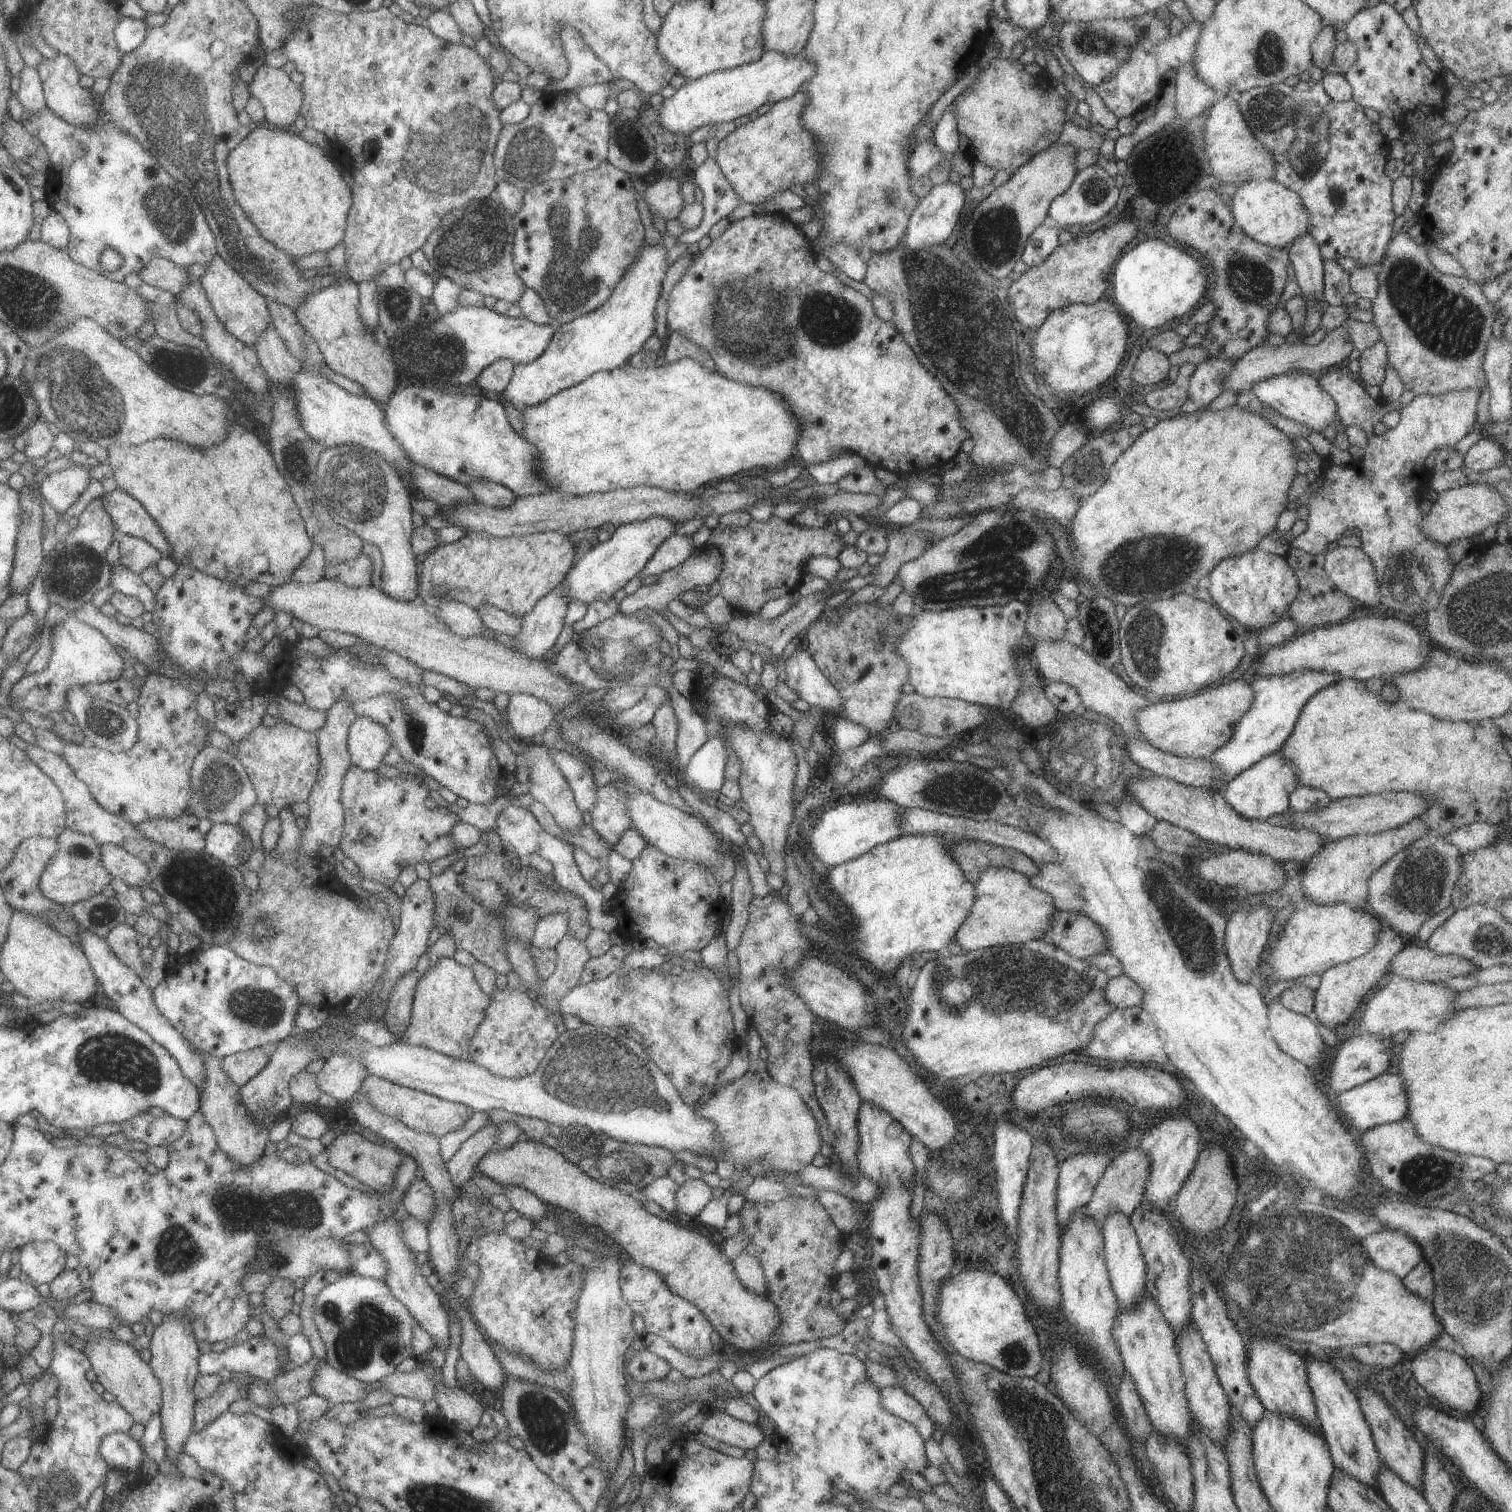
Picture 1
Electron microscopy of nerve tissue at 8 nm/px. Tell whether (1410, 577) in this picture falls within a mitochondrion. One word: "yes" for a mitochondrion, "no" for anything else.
yes

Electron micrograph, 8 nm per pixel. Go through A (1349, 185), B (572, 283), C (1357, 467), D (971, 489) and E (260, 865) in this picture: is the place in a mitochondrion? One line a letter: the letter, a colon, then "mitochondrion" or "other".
A: other
B: mitochondrion
C: other
D: mitochondrion
E: other

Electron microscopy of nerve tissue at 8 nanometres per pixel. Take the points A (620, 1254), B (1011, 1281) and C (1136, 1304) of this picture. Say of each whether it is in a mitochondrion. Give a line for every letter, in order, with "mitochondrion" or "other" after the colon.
A: other
B: other
C: other

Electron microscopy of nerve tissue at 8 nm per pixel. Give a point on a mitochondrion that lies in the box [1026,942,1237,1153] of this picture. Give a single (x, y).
(1100, 1128)

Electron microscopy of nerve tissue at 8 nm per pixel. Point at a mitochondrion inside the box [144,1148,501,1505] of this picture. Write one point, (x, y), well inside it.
(237, 1208)

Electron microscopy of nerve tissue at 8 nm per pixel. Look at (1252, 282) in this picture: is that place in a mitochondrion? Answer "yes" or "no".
yes

